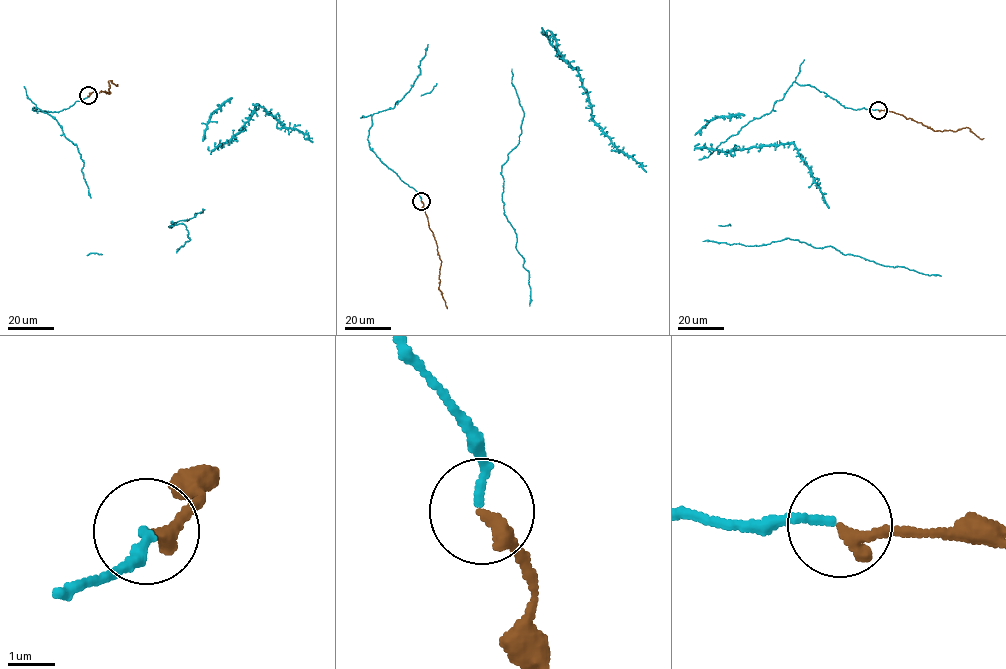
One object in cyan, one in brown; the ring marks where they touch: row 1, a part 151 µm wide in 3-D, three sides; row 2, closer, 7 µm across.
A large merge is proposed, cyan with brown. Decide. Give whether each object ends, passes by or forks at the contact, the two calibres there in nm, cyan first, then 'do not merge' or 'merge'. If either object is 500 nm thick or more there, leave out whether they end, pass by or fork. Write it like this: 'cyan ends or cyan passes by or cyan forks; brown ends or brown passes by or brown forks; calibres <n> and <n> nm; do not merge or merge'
cyan ends; brown ends; calibres 170 and 320 nm; merge

